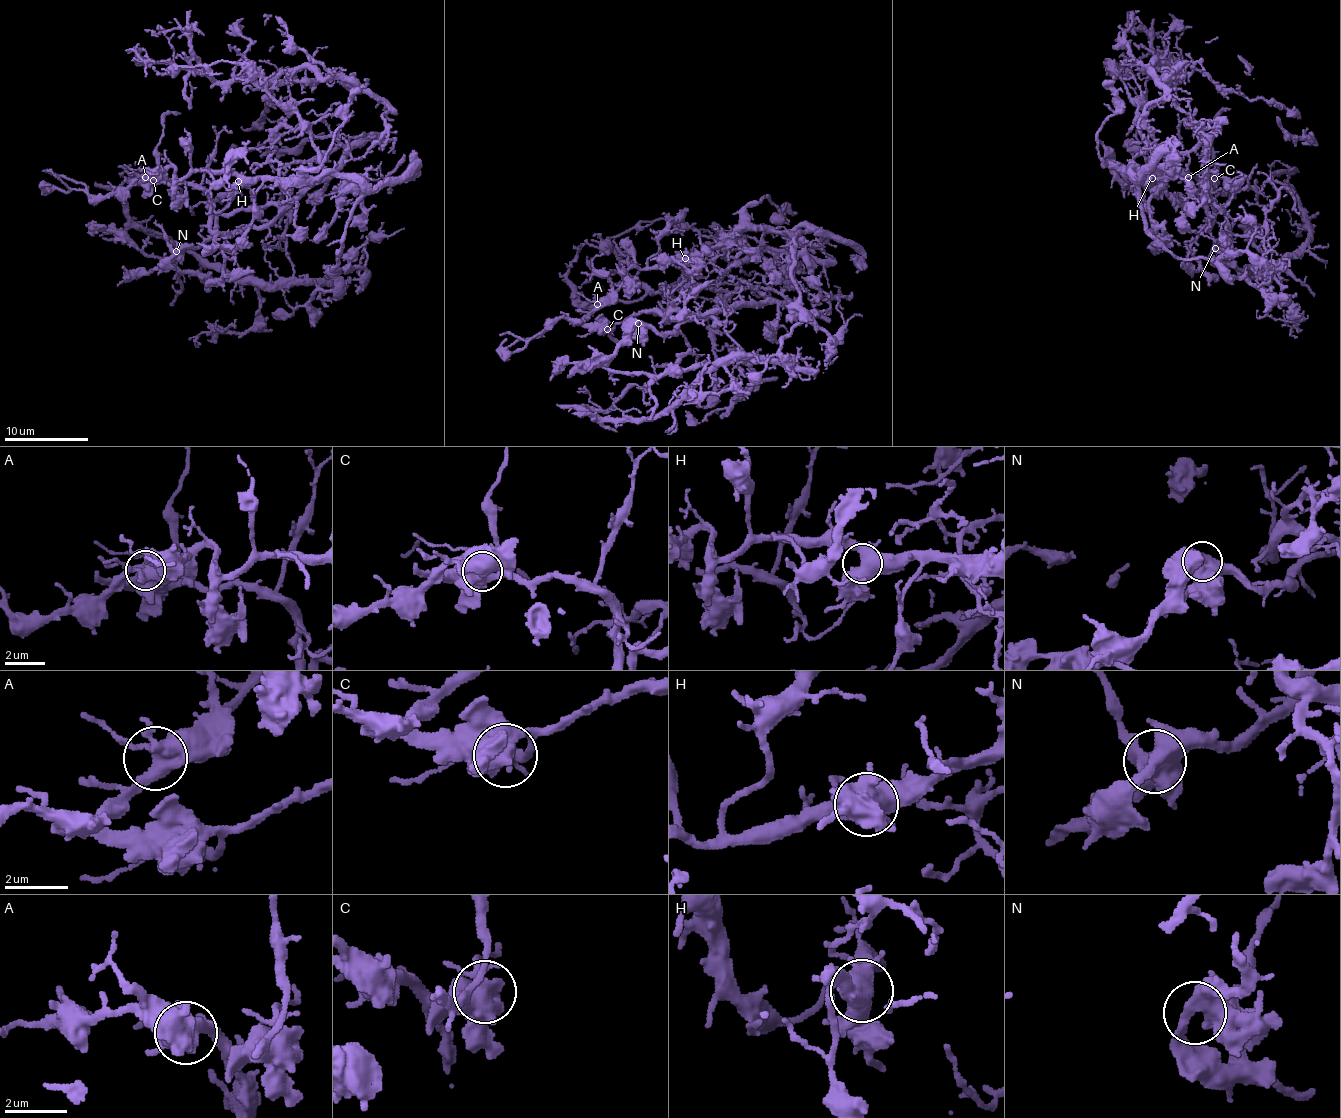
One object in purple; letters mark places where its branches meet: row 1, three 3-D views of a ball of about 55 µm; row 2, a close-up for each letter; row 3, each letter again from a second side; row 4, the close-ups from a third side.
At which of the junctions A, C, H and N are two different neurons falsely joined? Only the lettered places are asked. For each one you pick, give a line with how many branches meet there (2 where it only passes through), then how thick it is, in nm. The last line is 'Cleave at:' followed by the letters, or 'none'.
Cleave at: none

